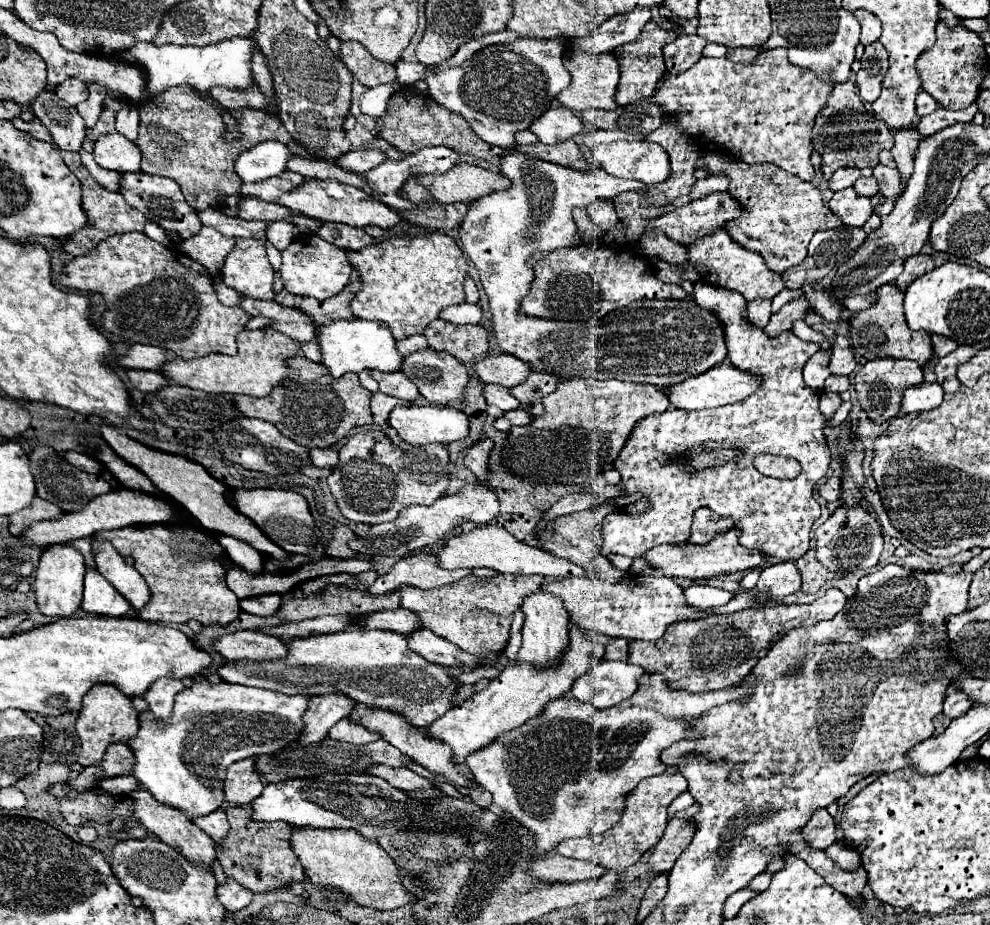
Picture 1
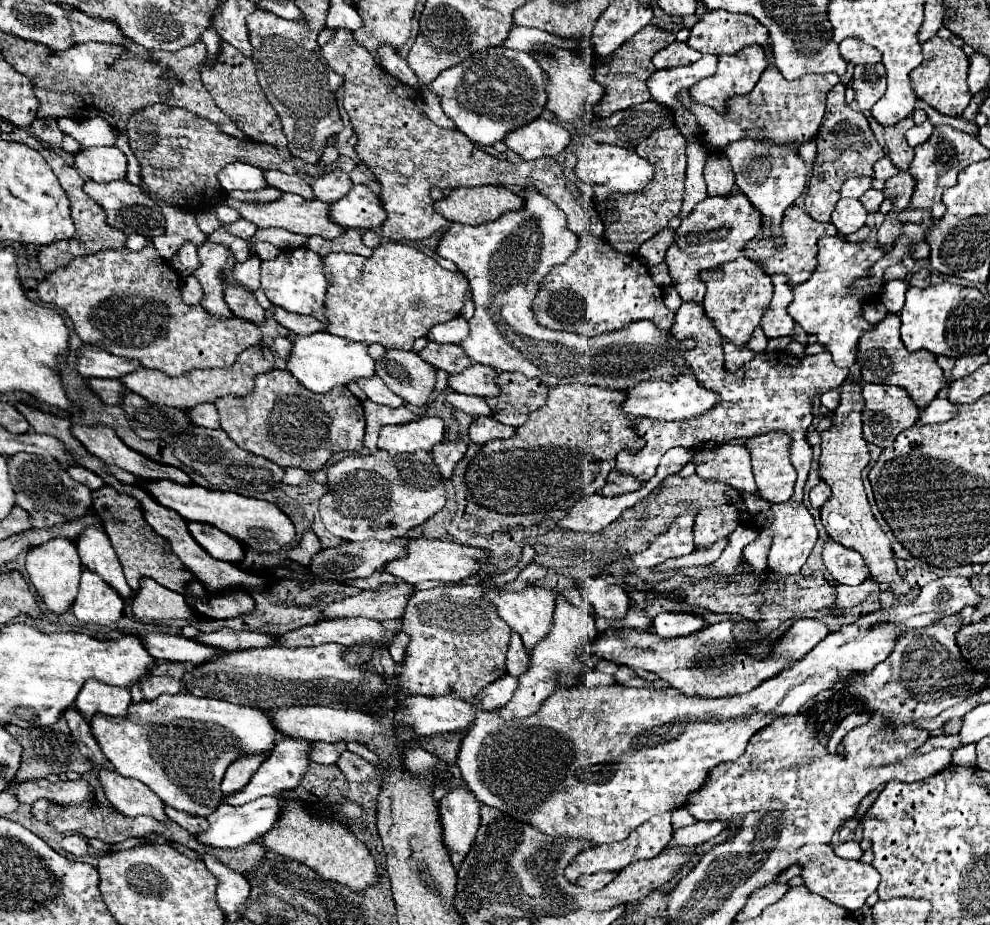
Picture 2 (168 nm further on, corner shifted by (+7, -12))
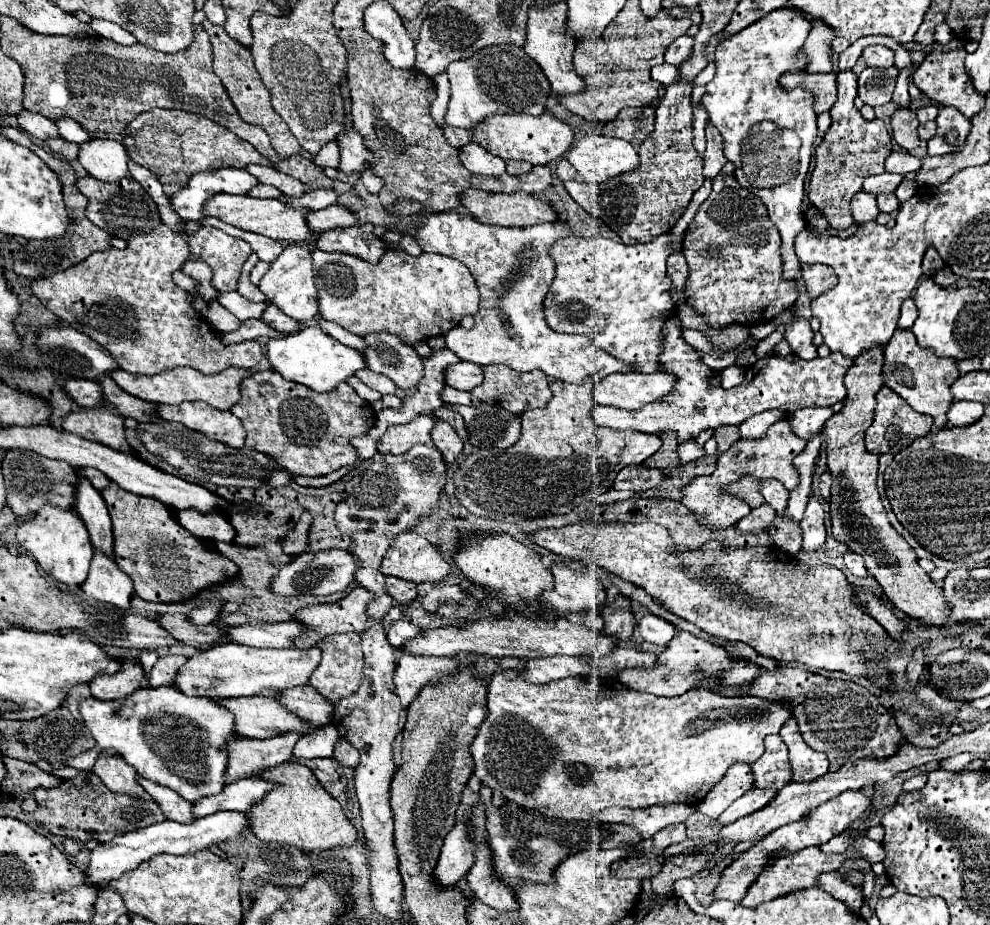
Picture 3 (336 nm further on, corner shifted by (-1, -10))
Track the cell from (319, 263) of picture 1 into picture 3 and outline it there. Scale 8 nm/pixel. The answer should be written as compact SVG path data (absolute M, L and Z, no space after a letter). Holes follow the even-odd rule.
M288 244L284 252L270 264L270 270L266 276L262 276L258 288L266 294L266 298L282 308L286 316L306 322L312 320L318 314L318 294L316 294L316 284L314 284L314 270L312 270L312 256L310 250L304 246L294 246Z

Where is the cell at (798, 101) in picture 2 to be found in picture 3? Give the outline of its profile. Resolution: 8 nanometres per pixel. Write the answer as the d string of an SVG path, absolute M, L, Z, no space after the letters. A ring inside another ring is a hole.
M800 72L800 74L784 74L782 76L782 86L786 90L790 88L804 88L810 90L816 96L816 104L814 110L826 112L834 106L837 100L837 73L830 72L830 74L808 74L808 72Z

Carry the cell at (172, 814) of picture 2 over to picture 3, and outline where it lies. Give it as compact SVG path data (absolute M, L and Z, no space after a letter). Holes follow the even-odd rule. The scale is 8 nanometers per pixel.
M138 776L138 784L142 788L146 788L146 792L154 798L154 802L160 806L162 814L168 820L176 820L176 822L192 822L192 804L188 800L184 800L182 796L178 796L178 792L166 788L166 786L158 786L156 782L148 782L146 778Z

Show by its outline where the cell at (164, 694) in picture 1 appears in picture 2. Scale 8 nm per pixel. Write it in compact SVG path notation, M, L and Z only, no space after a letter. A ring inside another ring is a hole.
M150 674L148 678L142 680L144 700L156 700L160 694L178 694L178 692L180 692L180 682L174 678Z

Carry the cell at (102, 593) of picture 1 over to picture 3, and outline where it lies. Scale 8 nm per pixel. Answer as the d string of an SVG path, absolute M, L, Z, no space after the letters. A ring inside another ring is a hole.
M94 550L90 574L80 588L88 598L110 602L122 610L130 606L130 596L132 596L130 576L122 572L116 566L116 562L110 556L102 554L100 550Z

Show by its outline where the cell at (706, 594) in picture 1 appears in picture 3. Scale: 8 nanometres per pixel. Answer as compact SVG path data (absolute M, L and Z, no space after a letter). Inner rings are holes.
M646 614L638 622L638 632L646 642L652 642L652 644L658 644L658 646L668 646L670 640L676 634L676 628L670 622L662 620L654 614Z

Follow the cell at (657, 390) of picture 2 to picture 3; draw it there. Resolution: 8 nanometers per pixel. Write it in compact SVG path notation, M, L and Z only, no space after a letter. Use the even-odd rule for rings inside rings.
M668 372L610 374L596 382L594 400L604 406L638 410L668 394L676 378Z

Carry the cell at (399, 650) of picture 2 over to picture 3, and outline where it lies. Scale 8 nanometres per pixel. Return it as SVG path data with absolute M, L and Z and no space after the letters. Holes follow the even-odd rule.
M398 620L398 622L394 622L392 626L388 626L388 640L390 640L390 644L392 644L394 648L398 648L404 640L414 638L418 632L420 632L420 630L418 630L414 624L410 624L410 622L406 622L406 620Z

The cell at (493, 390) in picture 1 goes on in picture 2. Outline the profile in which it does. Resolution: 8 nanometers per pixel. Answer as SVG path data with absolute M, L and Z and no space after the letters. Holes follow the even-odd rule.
M450 392L450 394L448 394L448 402L450 402L454 408L458 408L458 410L462 410L462 412L474 416L474 418L476 418L476 416L492 416L490 406L486 404L486 400L484 400L484 398L478 398L478 396L468 396L468 394Z

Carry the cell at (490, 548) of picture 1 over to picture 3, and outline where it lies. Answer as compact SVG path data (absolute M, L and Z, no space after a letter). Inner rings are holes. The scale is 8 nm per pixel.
M406 532L406 534L398 534L398 538L394 538L394 542L390 544L390 552L384 554L382 566L378 570L384 576L396 576L396 578L420 584L420 582L444 580L450 574L450 564L442 558L440 550L436 546L432 546L424 536L420 536L416 532Z

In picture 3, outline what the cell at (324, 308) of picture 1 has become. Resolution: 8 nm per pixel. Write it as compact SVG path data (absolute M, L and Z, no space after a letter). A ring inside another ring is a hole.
M272 304L266 306L266 310L264 310L264 314L262 314L262 320L264 320L270 328L274 328L274 330L278 330L278 332L282 332L282 334L294 334L294 332L298 332L298 330L302 328L300 322L292 320L292 318L286 316L282 310L278 310L278 306L272 306Z

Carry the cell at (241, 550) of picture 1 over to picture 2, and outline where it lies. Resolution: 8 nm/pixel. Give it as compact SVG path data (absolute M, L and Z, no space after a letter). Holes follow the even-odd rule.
M188 522L188 530L194 536L194 540L212 556L222 562L230 564L240 564L244 560L244 546L236 542L232 536L226 532L210 526L210 524L198 524L198 522Z

